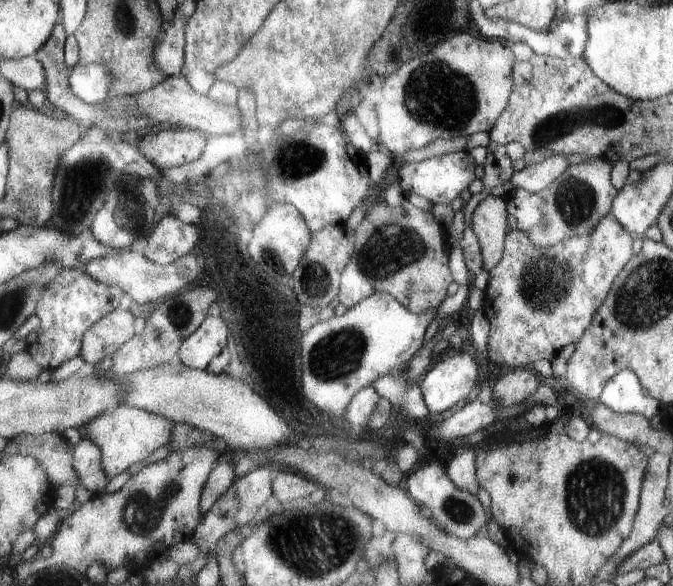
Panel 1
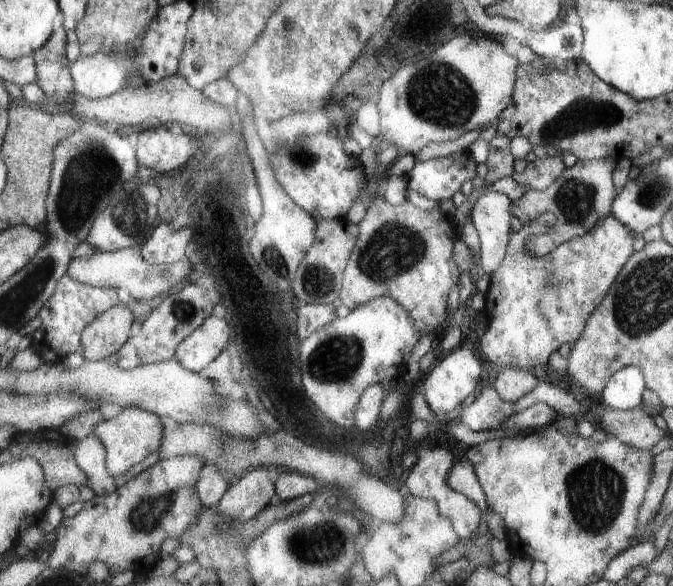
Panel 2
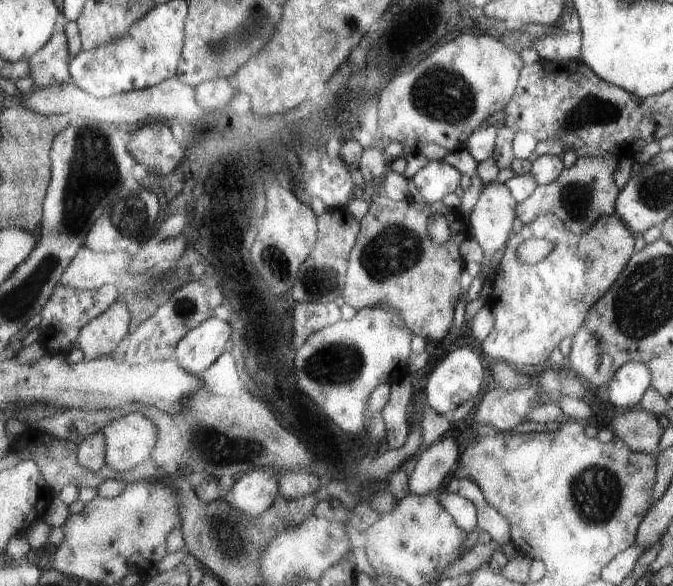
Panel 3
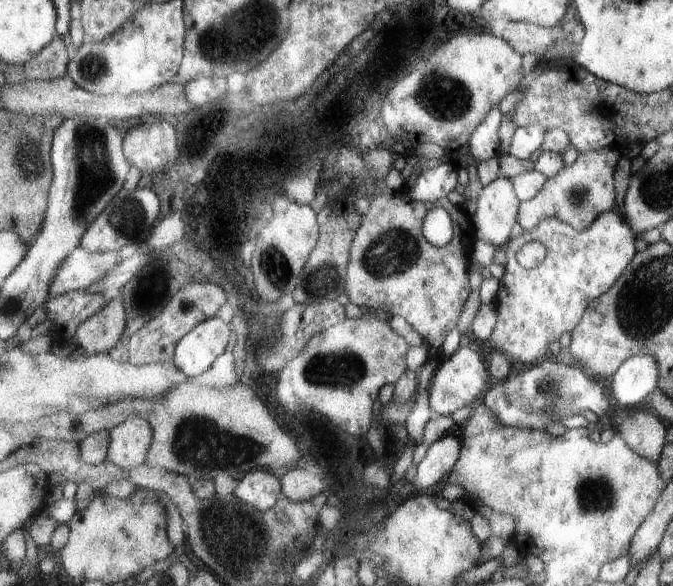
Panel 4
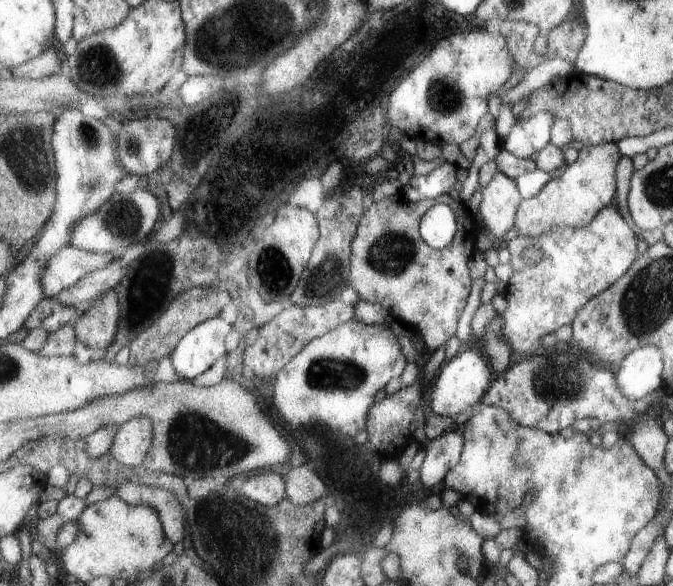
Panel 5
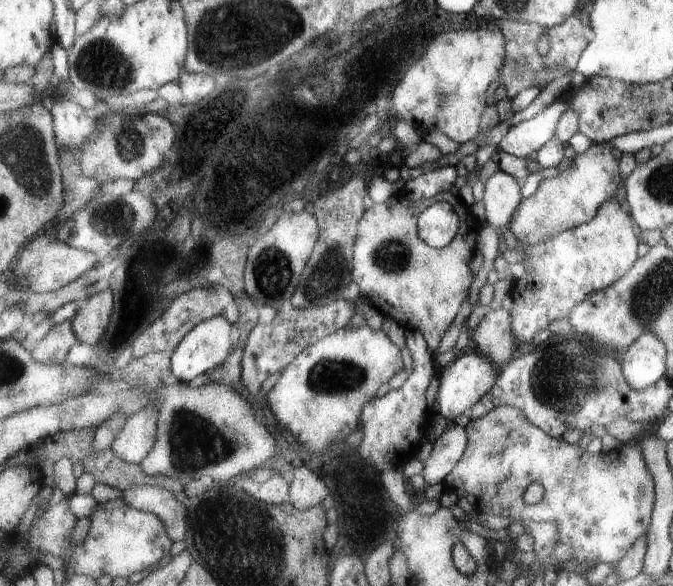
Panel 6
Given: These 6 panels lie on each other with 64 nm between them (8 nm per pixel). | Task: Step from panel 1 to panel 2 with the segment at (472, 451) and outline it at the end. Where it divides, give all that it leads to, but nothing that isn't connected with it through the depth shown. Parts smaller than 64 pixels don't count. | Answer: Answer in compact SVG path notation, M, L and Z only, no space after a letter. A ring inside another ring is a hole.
M463 456L463 458L459 458L459 460L453 462L453 468L449 470L449 484L457 492L467 494L471 500L475 500L481 506L481 510L483 510L483 522L489 524L489 530L495 534L497 540L507 540L503 520L499 516L495 516L493 510L491 510L491 514L487 512L487 504L489 502L485 502L487 496L485 496L485 492L481 488L481 482L479 482L477 474L475 474L475 464L473 464L471 458Z

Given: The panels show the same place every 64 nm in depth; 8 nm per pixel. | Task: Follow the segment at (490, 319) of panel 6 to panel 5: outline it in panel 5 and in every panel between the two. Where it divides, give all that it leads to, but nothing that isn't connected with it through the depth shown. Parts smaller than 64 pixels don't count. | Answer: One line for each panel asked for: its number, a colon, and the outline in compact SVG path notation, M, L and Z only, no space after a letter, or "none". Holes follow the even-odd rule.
5: M497 318L491 328L487 330L485 338L483 338L483 346L485 346L485 352L489 356L489 362L493 362L493 372L495 376L503 376L507 374L507 370L511 370L511 366L517 362L511 346L499 336L501 334L501 318Z

